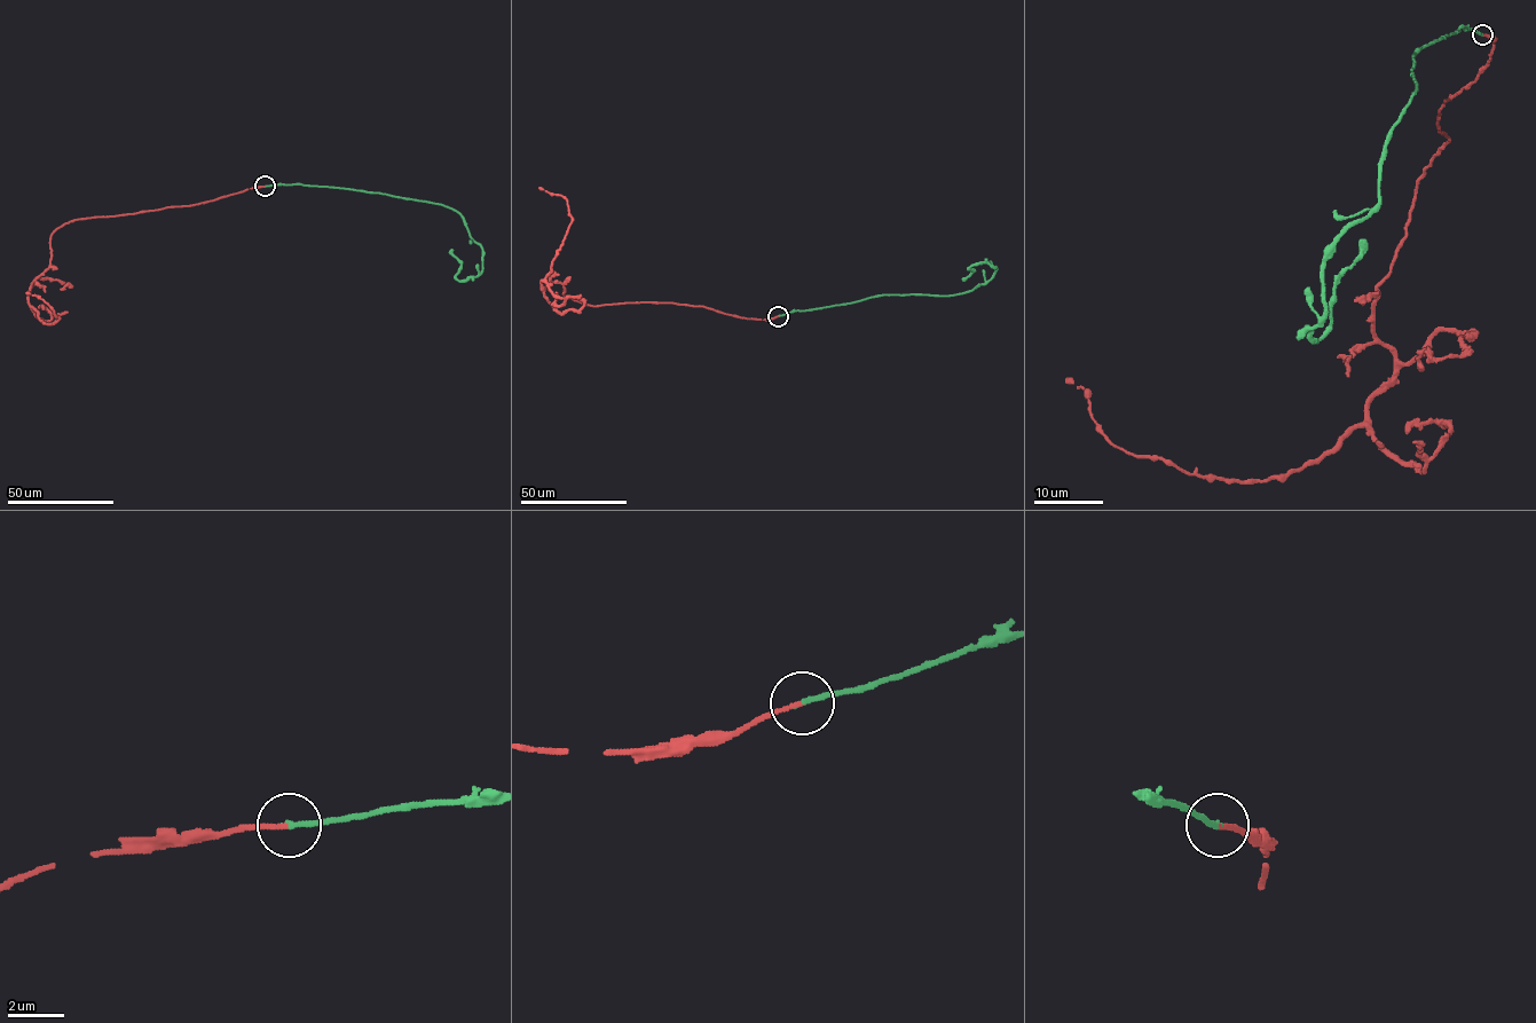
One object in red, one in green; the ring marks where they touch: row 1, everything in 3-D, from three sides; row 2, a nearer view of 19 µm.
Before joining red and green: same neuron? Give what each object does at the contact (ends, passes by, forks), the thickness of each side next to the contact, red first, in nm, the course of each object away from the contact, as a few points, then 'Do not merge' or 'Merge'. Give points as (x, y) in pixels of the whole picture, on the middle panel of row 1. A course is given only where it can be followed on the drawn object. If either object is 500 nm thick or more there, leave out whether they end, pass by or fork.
At the ring red ends. At the ring green ends. Thickness 150 nm (red) against 170 nm. Course of red: (779, 315), (593, 306), (564, 294), (564, 283), (543, 289), (572, 218), (567, 201), (540, 188). Course of green: (779, 315), (881, 294), (961, 293), (985, 284), (995, 267), (971, 265), (968, 268), (974, 270), (965, 280). Merge

